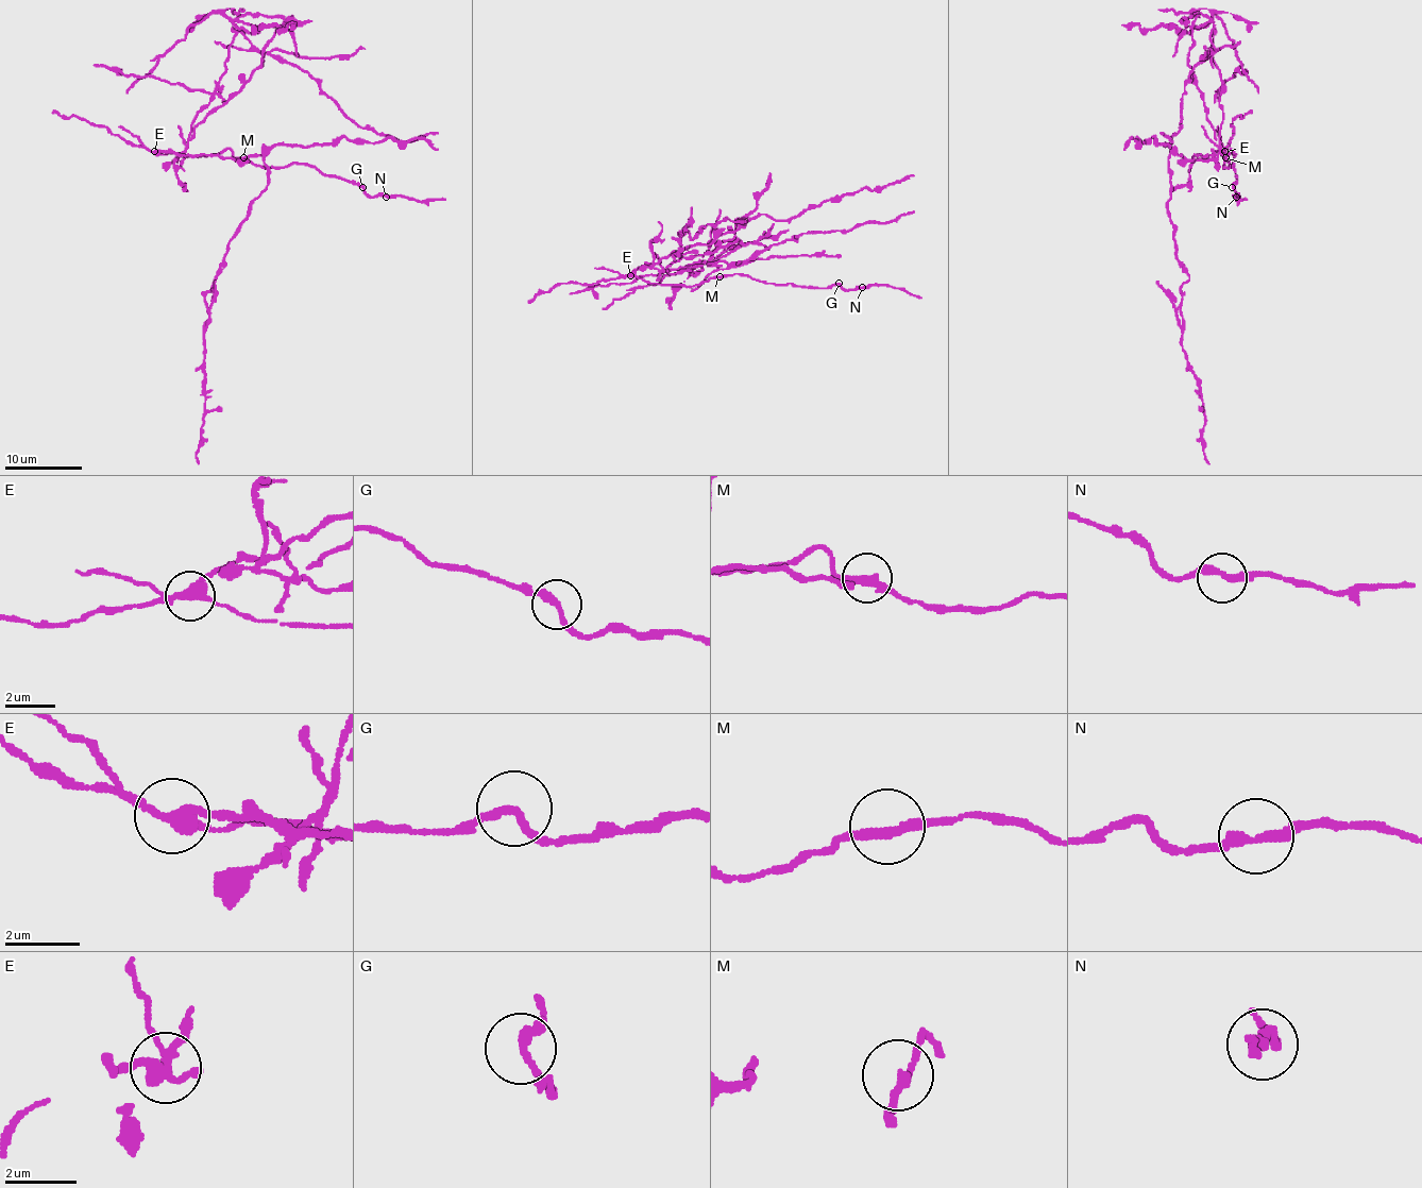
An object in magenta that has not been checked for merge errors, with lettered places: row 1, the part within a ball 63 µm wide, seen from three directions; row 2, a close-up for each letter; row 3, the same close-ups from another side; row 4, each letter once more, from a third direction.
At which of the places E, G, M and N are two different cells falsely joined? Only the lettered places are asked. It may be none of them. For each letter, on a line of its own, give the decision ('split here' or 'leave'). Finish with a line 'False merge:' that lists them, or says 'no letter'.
E: split here
G: leave
M: leave
N: leave
False merge: E

